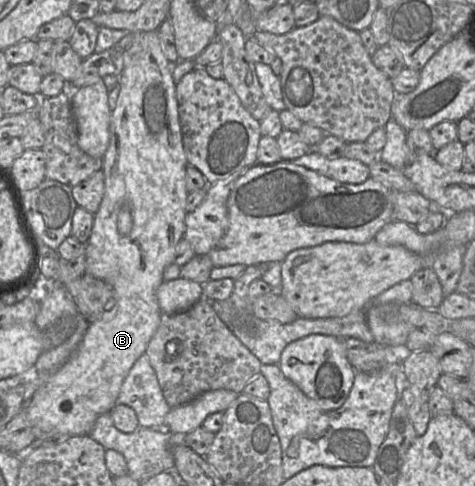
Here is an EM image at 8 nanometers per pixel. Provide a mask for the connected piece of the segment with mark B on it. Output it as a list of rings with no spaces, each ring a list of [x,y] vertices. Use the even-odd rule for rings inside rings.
[[[156,31],[135,32],[132,44],[128,50],[124,51],[123,70],[119,76],[119,95],[116,107],[111,111],[109,125],[109,144],[102,157],[102,171],[104,173],[104,194],[98,211],[94,214],[94,223],[91,235],[85,243],[86,268],[85,274],[103,281],[112,287],[116,295],[116,305],[107,313],[104,313],[96,321],[89,323],[82,341],[74,351],[70,359],[57,371],[42,376],[42,383],[34,390],[25,404],[26,414],[29,422],[35,428],[36,444],[48,443],[52,440],[59,440],[74,435],[89,434],[96,419],[103,413],[110,412],[117,404],[121,385],[128,375],[136,360],[145,354],[149,341],[155,334],[160,324],[162,310],[158,304],[156,292],[158,287],[164,282],[163,274],[166,267],[174,262],[176,247],[185,234],[185,217],[187,214],[186,200],[188,190],[186,188],[186,167],[188,165],[182,143],[181,127],[178,115],[178,104],[176,100],[176,83],[172,77],[172,71],[176,63],[170,62],[164,55],[159,37]],[[128,205],[131,211],[132,228],[128,235],[118,232],[118,215],[121,208]]]

